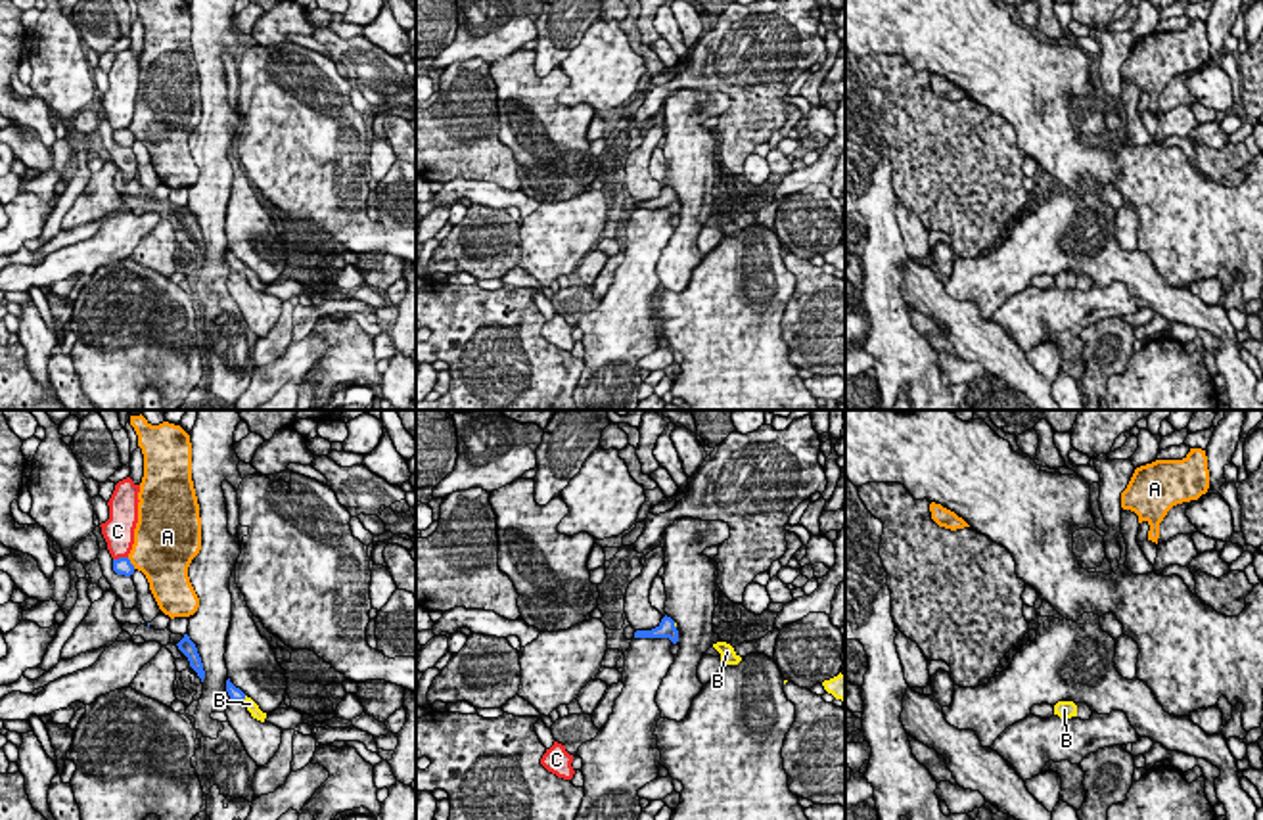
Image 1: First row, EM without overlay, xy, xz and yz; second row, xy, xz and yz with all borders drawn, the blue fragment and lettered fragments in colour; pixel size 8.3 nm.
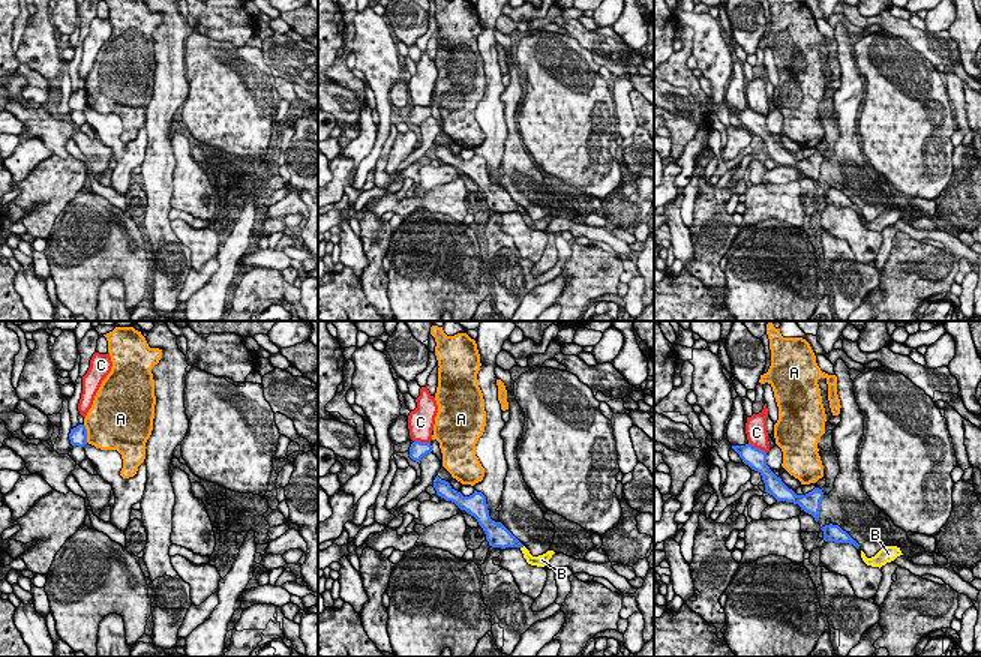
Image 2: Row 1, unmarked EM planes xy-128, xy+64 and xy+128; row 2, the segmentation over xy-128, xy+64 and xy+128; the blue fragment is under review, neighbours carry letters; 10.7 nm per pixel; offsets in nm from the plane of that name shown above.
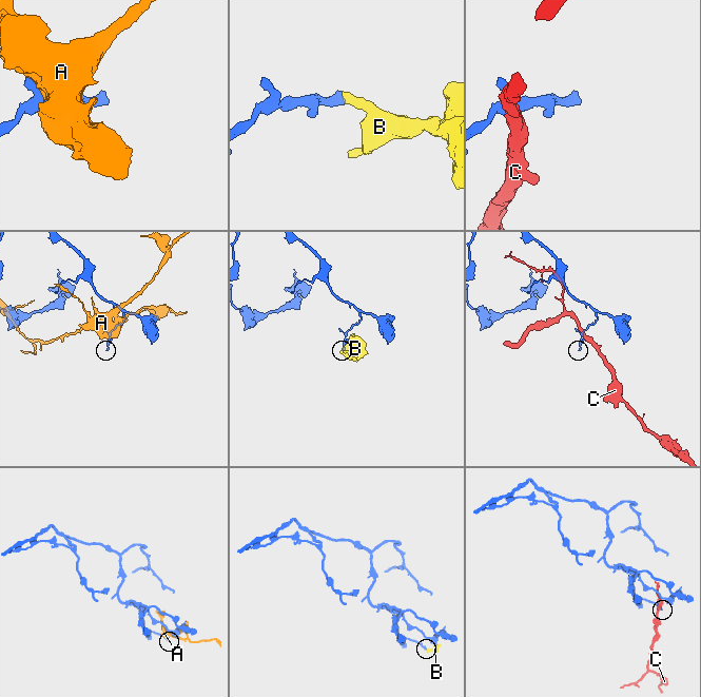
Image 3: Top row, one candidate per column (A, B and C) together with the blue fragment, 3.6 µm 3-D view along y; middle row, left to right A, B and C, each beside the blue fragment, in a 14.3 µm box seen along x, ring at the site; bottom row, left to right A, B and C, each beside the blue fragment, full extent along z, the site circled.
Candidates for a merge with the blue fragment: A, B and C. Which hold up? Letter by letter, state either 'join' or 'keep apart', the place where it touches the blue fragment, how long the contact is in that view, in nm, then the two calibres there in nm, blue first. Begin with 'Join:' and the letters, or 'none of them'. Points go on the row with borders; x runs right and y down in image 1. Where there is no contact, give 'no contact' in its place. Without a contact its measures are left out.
Join: B
A: keep apart | xy (131, 564) | 120 nm | 140/440 nm
B: join | xy (244, 698) | 60 nm | 120/90 nm
C: keep apart | xy (119, 558) | 130 nm | 140/260 nm

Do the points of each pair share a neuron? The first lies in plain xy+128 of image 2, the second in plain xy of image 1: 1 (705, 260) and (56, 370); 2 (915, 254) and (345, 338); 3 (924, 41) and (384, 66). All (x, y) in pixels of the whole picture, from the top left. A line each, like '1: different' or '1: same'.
1: same
2: same
3: same

